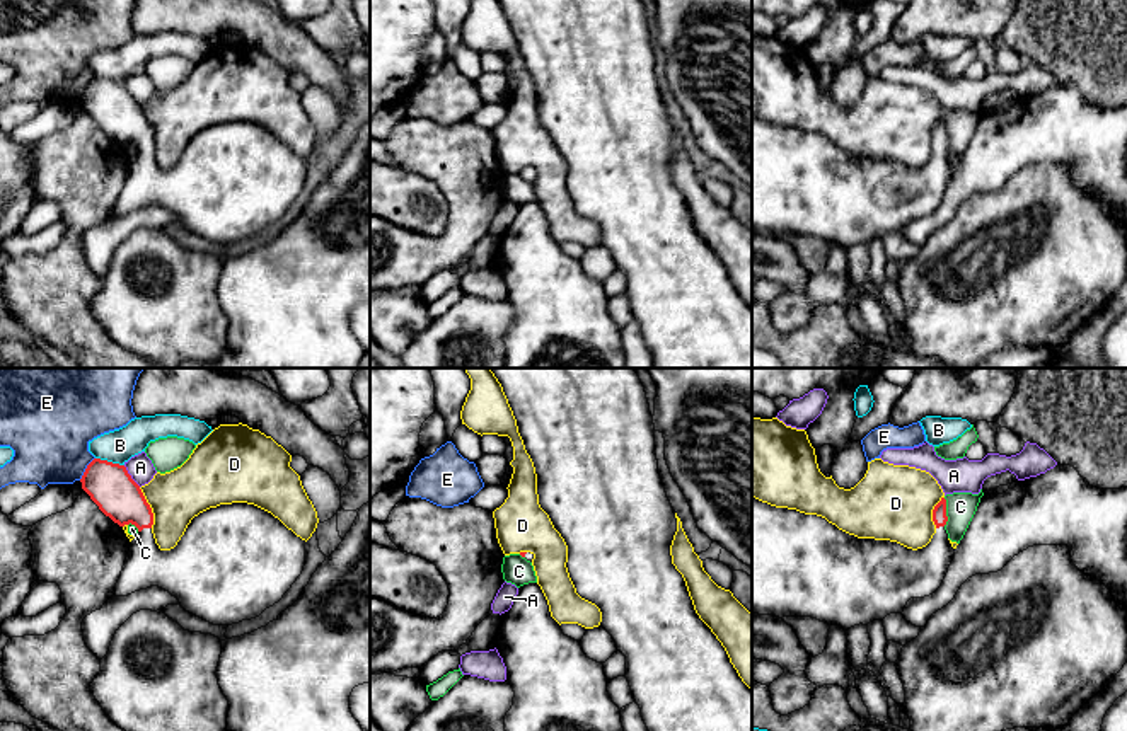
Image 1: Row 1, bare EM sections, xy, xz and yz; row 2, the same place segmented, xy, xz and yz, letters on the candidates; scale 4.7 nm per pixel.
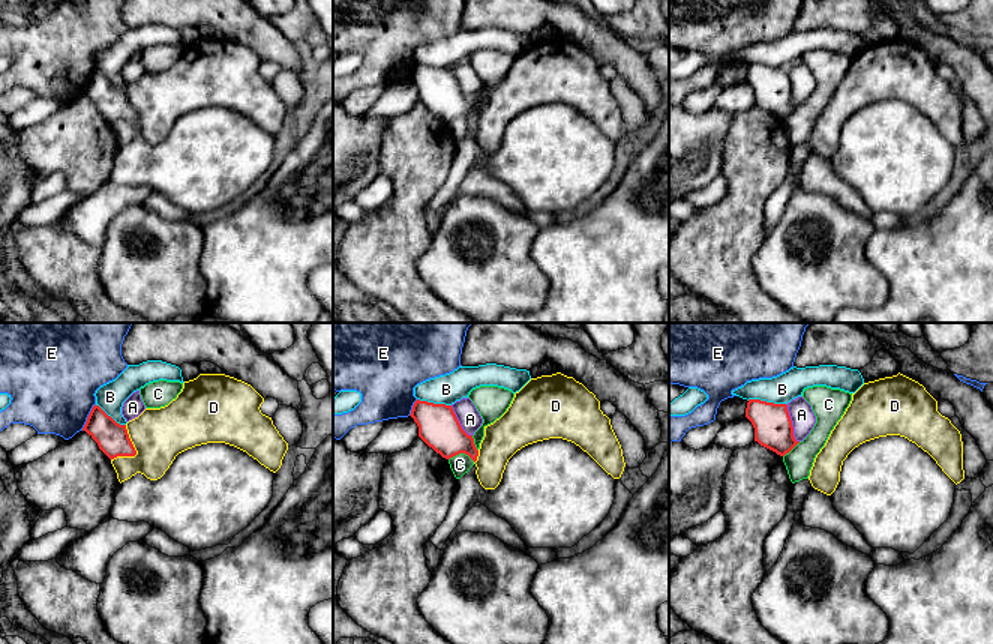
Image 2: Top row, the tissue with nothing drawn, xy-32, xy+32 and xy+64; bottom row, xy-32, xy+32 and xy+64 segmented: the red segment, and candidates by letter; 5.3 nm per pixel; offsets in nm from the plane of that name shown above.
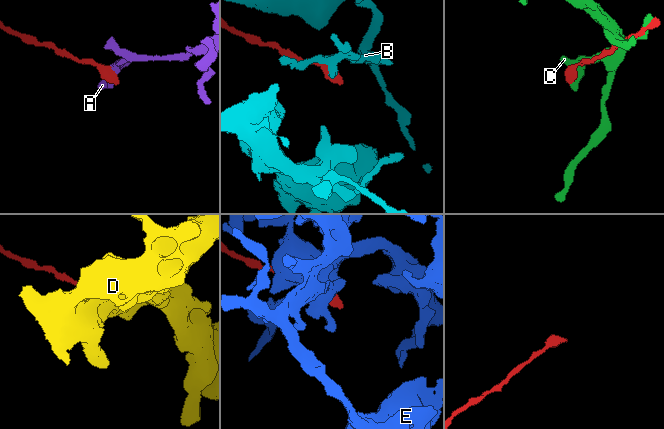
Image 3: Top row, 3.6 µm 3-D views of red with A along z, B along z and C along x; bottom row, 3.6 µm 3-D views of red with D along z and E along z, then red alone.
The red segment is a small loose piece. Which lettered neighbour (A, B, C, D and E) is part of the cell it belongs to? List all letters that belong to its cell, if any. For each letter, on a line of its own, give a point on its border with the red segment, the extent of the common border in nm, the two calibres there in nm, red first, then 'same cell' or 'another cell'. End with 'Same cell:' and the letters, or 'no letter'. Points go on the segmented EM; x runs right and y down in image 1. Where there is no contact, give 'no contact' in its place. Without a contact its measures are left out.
A: meets red in xy at (130, 476); contact 130 nm long; 220 nm thick on the red side, 120 nm on the other; another cell
B: meets red in xy at (109, 462); contact 140 nm long; 220 nm thick on the red side, 160 nm on the other; another cell
C: meets red in yz at (945, 512); contact 140 nm long; 70 nm thick on the red side, 140 nm on the other; another cell
D: meets red in xy at (150, 508); contact 200 nm long; 220 nm thick on the red side, 240 nm on the other; another cell
E: meets red in xy at (86, 469); contact 130 nm long; 220 nm thick on the red side, 380 nm on the other; another cell
Same cell: no letter

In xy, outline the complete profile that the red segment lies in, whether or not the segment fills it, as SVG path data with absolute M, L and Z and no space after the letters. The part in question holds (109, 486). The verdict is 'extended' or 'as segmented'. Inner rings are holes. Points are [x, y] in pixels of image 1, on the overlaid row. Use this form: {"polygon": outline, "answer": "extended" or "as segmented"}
{"polygon": "M94 458L80 482L114 523L119 527L131 523L138 528L114 588L116 596L159 586L176 596L186 612L213 625L232 625L256 619L278 603L303 571L305 540L254 504L232 503L210 508L191 520L174 549L160 550L152 533L152 508L124 465Z", "answer": "extended"}

